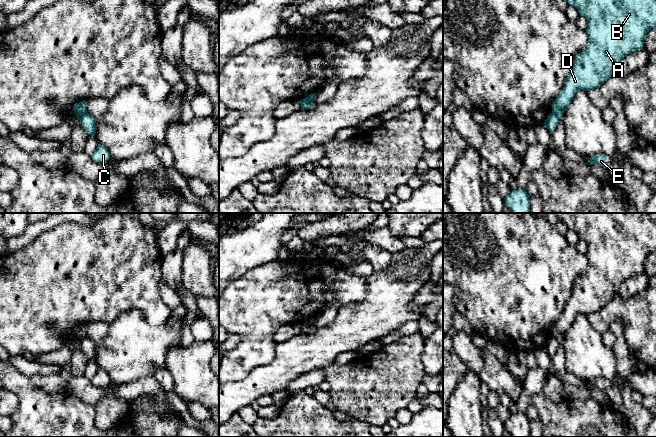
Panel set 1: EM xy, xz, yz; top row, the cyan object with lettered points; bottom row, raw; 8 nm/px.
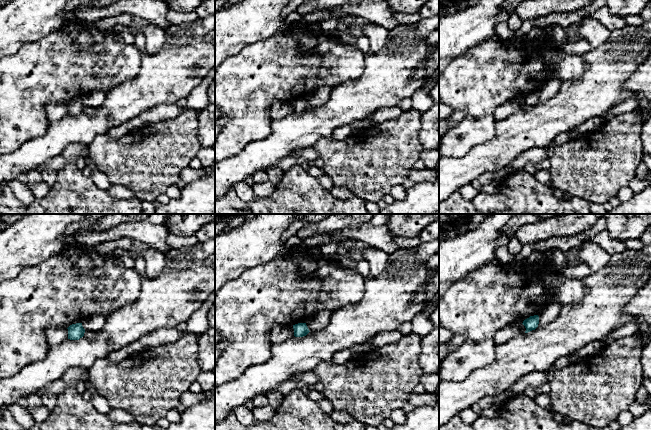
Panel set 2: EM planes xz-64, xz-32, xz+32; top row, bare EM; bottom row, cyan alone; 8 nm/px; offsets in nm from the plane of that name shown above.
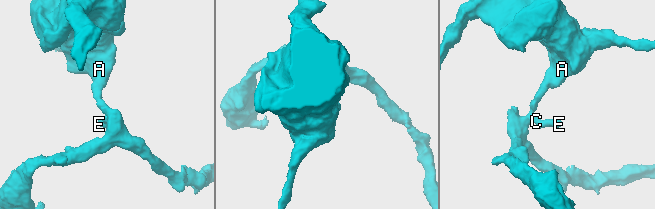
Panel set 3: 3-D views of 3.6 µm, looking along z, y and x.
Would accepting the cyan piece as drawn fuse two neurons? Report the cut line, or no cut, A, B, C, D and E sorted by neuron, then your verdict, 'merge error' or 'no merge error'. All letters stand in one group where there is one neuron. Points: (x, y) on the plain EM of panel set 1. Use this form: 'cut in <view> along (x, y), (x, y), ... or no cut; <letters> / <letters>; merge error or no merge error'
cut in xz along (304, 322), (312, 328); A B D / C E; merge error

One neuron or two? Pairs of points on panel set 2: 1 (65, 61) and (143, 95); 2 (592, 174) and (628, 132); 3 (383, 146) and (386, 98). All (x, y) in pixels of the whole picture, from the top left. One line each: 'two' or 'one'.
1: two
2: one
3: two

